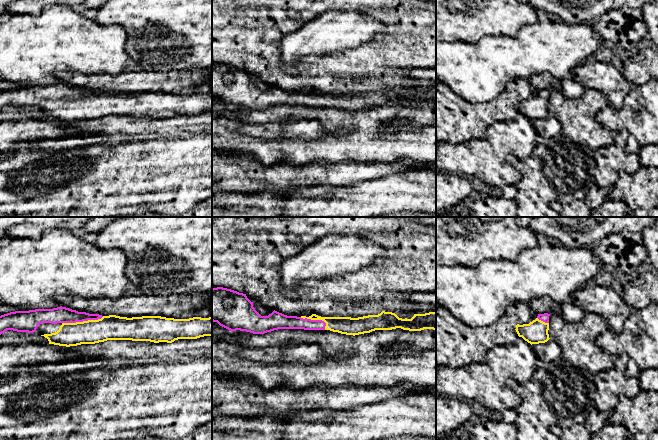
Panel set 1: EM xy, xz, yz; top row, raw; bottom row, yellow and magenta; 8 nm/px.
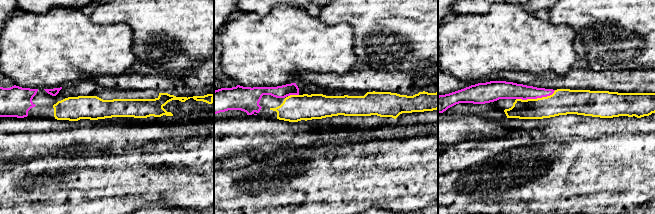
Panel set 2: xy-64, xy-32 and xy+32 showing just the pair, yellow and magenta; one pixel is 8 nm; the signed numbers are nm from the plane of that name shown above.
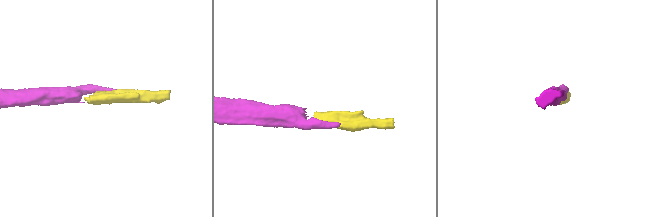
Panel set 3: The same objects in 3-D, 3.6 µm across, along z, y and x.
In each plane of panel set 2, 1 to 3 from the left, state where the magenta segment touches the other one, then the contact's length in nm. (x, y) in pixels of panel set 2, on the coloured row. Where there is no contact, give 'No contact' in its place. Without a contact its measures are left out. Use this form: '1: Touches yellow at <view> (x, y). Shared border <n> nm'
1: No contact
2: Touches yellow at xy-32 (293, 95). Shared border 90 nm
3: Touches yellow at xy+32 (535, 99). Shared border 320 nm

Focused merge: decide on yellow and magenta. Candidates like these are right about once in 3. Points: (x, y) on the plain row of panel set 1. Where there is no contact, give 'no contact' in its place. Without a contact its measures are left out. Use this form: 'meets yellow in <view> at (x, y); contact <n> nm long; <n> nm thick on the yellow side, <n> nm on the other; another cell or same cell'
meets yellow in xy at (83, 97); contact 340 nm long; 200 nm thick on the yellow side, 130 nm on the other; same cell

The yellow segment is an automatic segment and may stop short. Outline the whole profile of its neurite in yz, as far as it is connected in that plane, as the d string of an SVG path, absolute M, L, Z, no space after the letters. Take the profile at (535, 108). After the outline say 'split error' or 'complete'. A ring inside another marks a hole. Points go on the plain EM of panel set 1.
M538 90L537 94L529 100L516 101L516 108L519 113L532 120L547 118L549 114L549 92L550 90Z | split error

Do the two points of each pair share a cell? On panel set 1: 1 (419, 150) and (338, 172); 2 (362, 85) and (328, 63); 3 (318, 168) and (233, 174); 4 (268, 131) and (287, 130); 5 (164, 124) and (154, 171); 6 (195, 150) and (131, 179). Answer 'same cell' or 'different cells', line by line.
1: different cells
2: same cell
3: same cell
4: same cell
5: different cells
6: same cell

